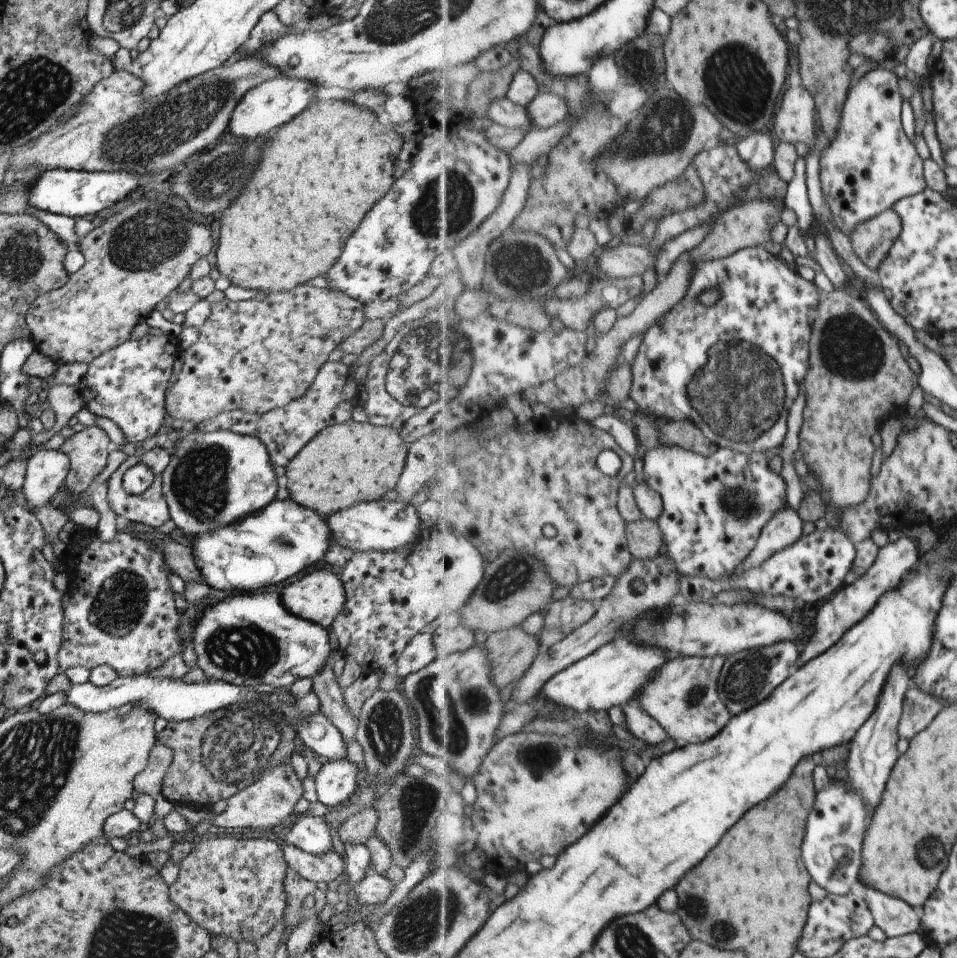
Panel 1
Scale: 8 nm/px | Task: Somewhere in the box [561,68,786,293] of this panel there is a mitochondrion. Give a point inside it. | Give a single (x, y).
(670, 124)

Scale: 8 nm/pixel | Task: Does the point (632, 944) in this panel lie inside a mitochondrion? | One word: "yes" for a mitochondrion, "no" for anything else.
yes

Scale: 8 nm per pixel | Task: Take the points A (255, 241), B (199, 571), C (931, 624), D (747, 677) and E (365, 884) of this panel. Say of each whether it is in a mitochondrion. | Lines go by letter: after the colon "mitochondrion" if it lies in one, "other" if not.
A: other
B: other
C: other
D: mitochondrion
E: other

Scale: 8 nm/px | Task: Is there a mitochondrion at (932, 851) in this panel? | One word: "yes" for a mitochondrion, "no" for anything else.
yes

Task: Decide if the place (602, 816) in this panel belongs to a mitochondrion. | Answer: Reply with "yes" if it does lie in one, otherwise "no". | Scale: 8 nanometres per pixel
no

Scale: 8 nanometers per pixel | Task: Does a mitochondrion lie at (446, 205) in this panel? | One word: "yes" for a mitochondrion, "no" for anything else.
yes

